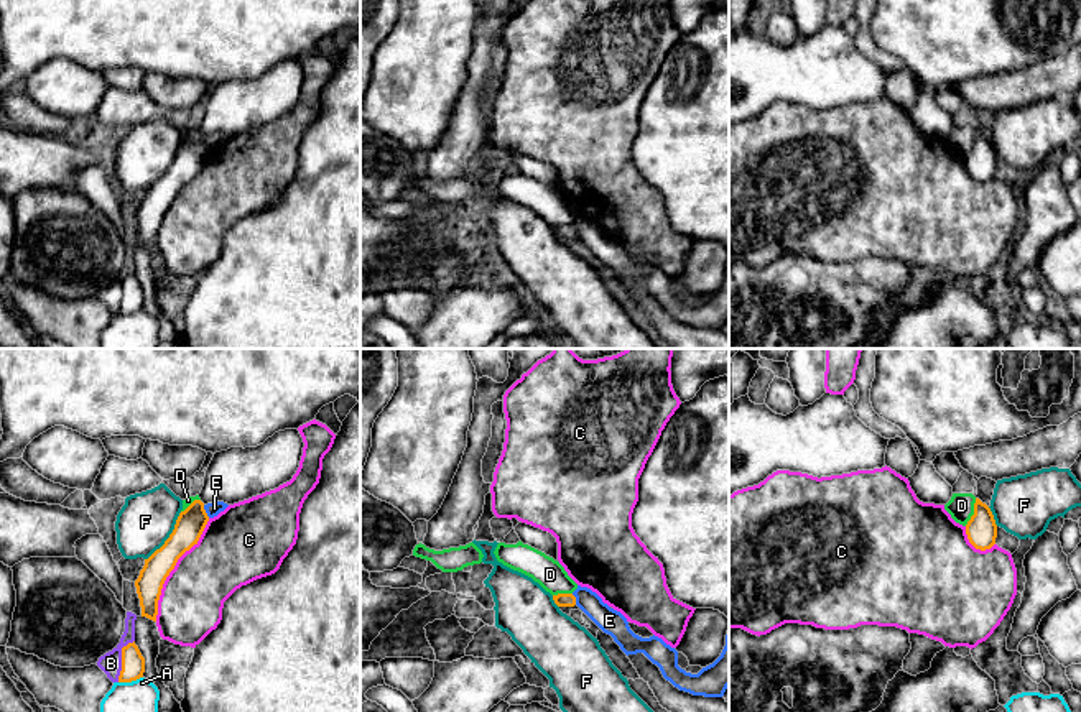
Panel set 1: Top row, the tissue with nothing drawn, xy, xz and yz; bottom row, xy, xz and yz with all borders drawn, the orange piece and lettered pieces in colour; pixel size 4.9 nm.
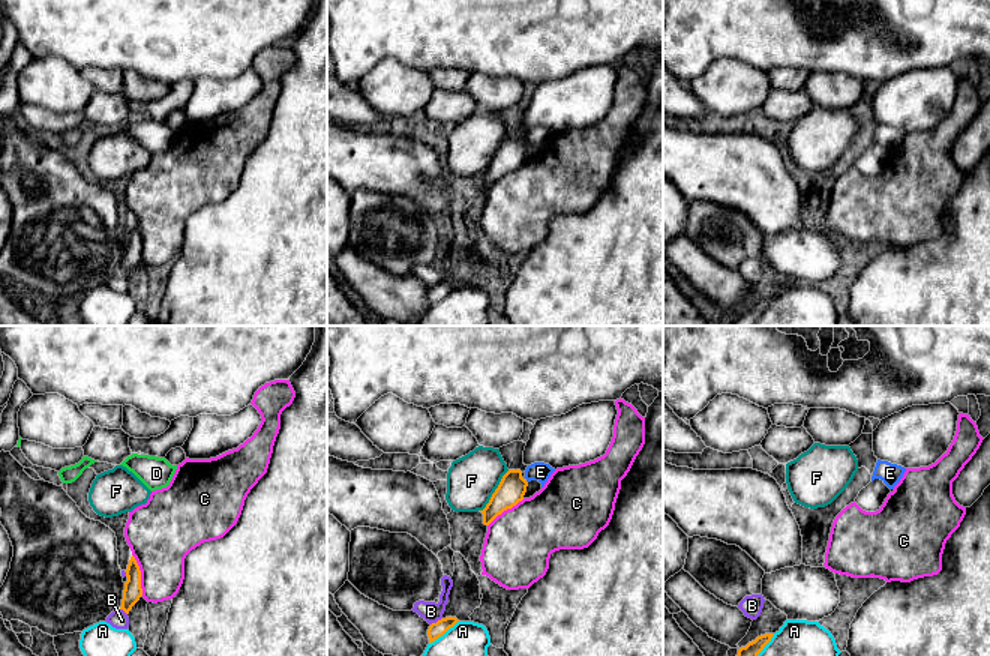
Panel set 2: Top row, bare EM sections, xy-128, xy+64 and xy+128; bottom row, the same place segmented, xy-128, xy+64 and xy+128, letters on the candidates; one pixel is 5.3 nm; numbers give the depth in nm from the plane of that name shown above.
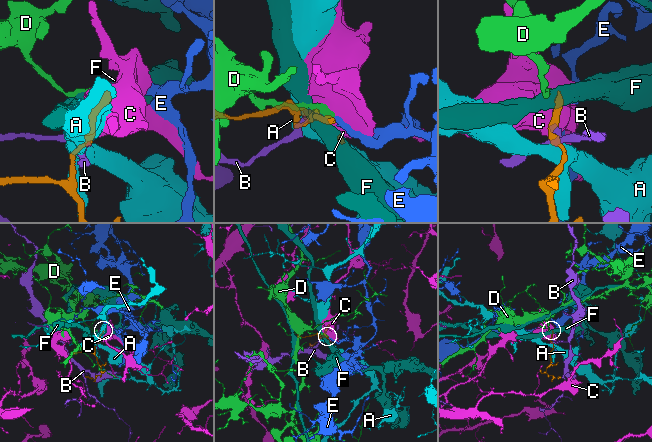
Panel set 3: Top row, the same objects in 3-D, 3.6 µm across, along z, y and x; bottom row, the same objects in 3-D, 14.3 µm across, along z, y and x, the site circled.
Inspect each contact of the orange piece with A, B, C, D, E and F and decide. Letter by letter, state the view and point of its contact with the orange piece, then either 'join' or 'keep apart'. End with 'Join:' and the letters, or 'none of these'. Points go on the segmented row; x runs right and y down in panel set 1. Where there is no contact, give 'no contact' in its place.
A: xy (130, 681) | keep apart
B: xy (122, 660) | keep apart
C: xy (173, 568) | keep apart
D: yz (974, 512) | keep apart
E: xy (204, 512) | keep apart
F: xy (170, 536) | keep apart
Join: none of these

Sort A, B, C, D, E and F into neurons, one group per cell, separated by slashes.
A / B / C / D / E / F

